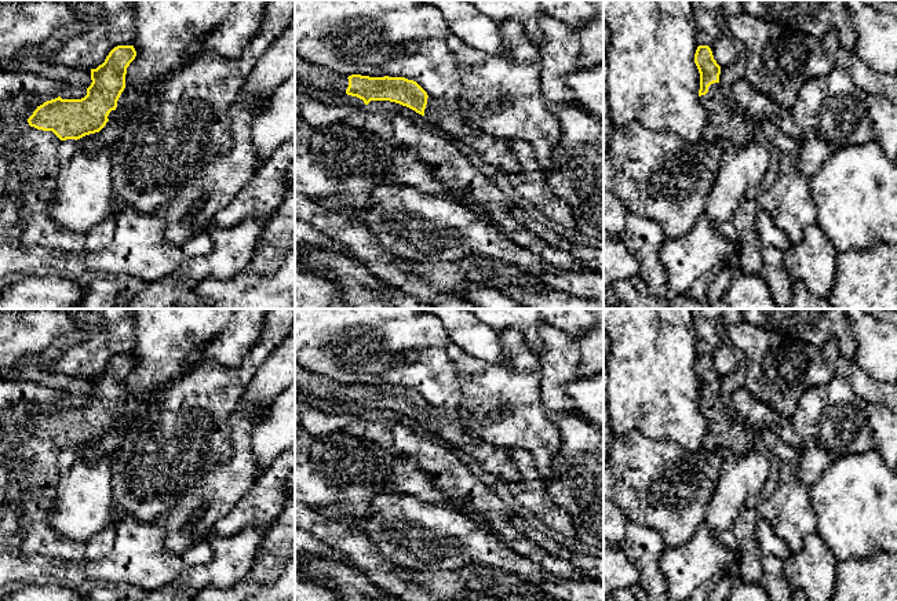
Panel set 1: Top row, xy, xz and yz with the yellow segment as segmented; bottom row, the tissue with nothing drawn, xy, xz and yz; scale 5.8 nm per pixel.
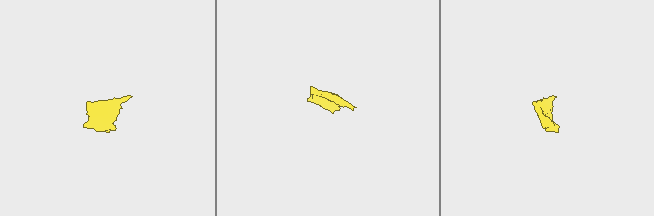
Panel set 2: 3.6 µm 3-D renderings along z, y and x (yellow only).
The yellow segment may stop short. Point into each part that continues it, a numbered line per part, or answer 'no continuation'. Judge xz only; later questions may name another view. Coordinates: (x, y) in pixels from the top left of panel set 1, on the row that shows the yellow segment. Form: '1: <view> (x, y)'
1: xz (310, 75)
2: xz (445, 115)

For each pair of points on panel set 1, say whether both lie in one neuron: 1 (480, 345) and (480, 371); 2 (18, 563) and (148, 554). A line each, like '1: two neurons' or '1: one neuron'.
1: two neurons
2: one neuron

